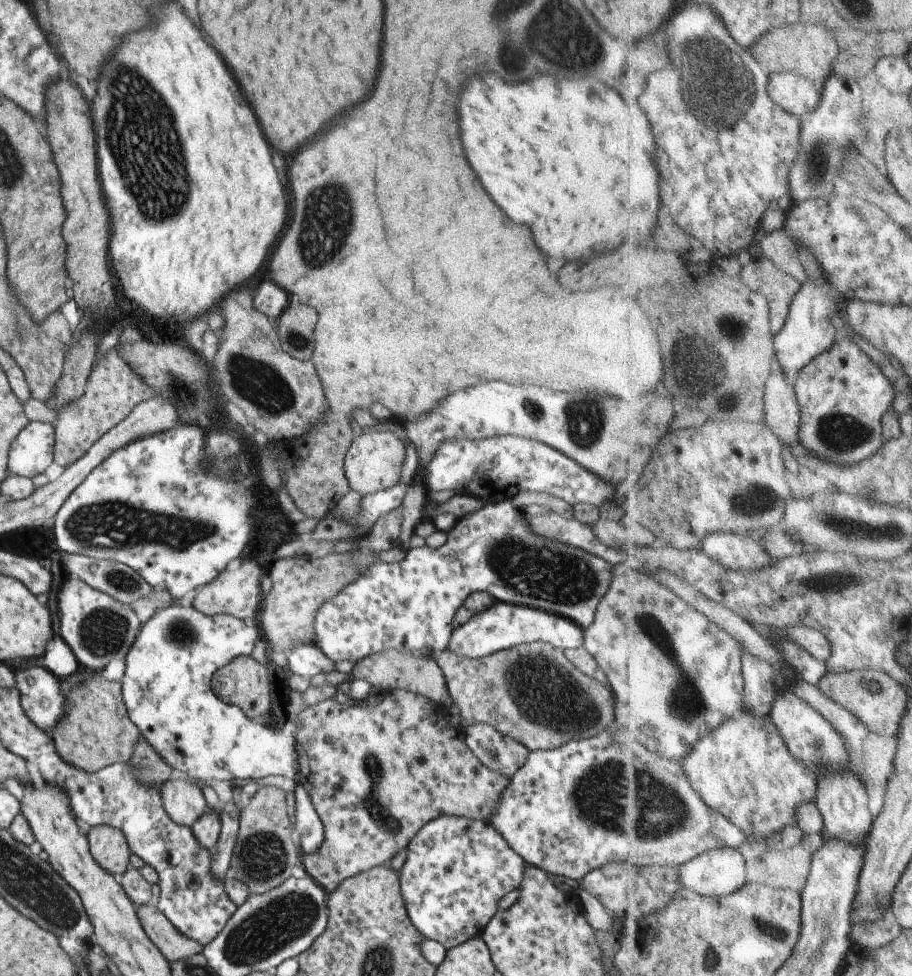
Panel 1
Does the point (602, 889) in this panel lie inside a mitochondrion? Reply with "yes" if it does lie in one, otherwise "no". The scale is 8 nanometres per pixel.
no

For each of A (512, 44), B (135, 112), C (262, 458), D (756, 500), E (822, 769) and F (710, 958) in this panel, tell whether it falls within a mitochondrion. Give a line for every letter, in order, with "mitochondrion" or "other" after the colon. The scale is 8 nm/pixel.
A: mitochondrion
B: mitochondrion
C: other
D: mitochondrion
E: other
F: mitochondrion

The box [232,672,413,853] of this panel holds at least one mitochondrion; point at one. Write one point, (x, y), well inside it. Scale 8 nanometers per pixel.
(371, 763)

